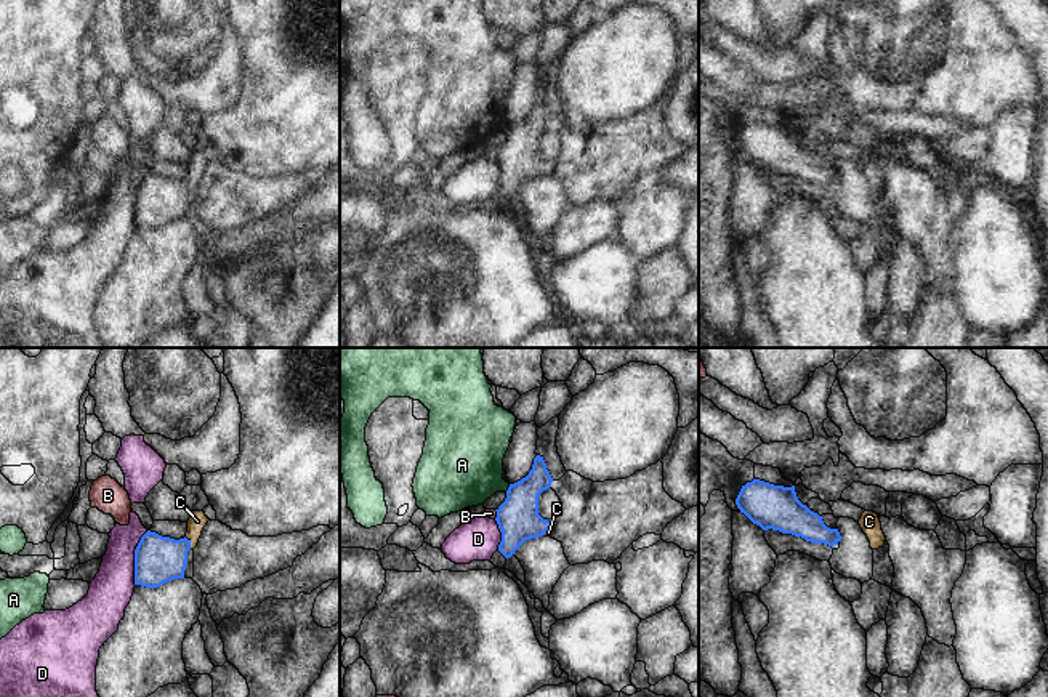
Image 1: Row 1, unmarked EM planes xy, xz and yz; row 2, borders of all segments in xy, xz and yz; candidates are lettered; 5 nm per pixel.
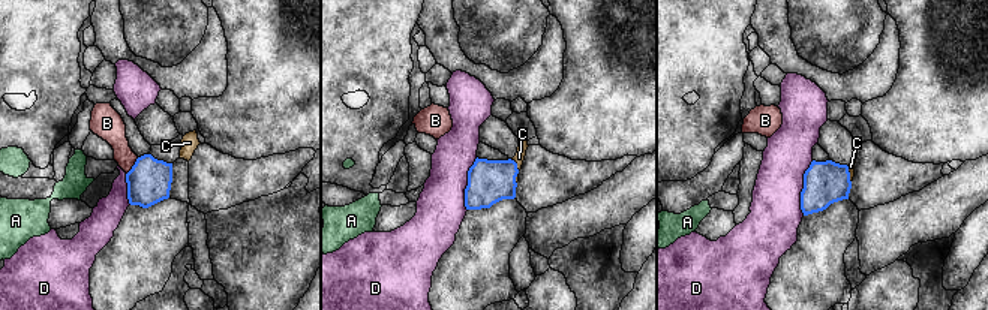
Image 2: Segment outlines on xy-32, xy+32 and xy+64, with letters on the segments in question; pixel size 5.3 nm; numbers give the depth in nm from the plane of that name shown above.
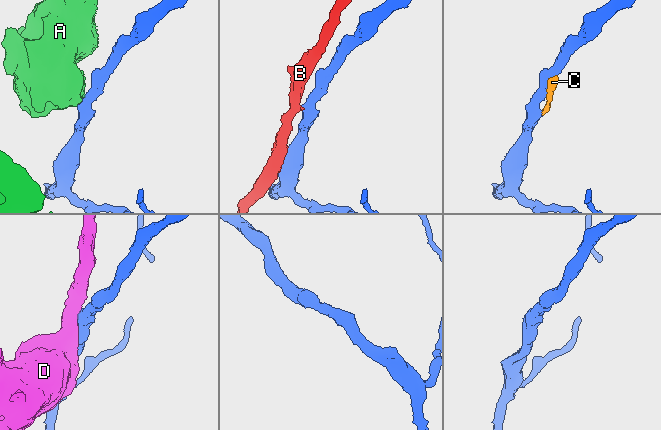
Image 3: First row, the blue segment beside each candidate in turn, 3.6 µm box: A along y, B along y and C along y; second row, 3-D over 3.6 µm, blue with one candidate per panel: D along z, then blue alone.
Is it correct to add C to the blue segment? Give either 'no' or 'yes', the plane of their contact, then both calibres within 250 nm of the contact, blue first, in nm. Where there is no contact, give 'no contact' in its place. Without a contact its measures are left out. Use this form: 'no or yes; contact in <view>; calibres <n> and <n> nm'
yes; contact in xy; calibres 240 and 90 nm

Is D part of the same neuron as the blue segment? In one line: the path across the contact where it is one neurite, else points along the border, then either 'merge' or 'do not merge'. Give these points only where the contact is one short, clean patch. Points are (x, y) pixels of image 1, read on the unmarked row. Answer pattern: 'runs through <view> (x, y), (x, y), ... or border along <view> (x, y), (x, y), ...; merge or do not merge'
do not merge

